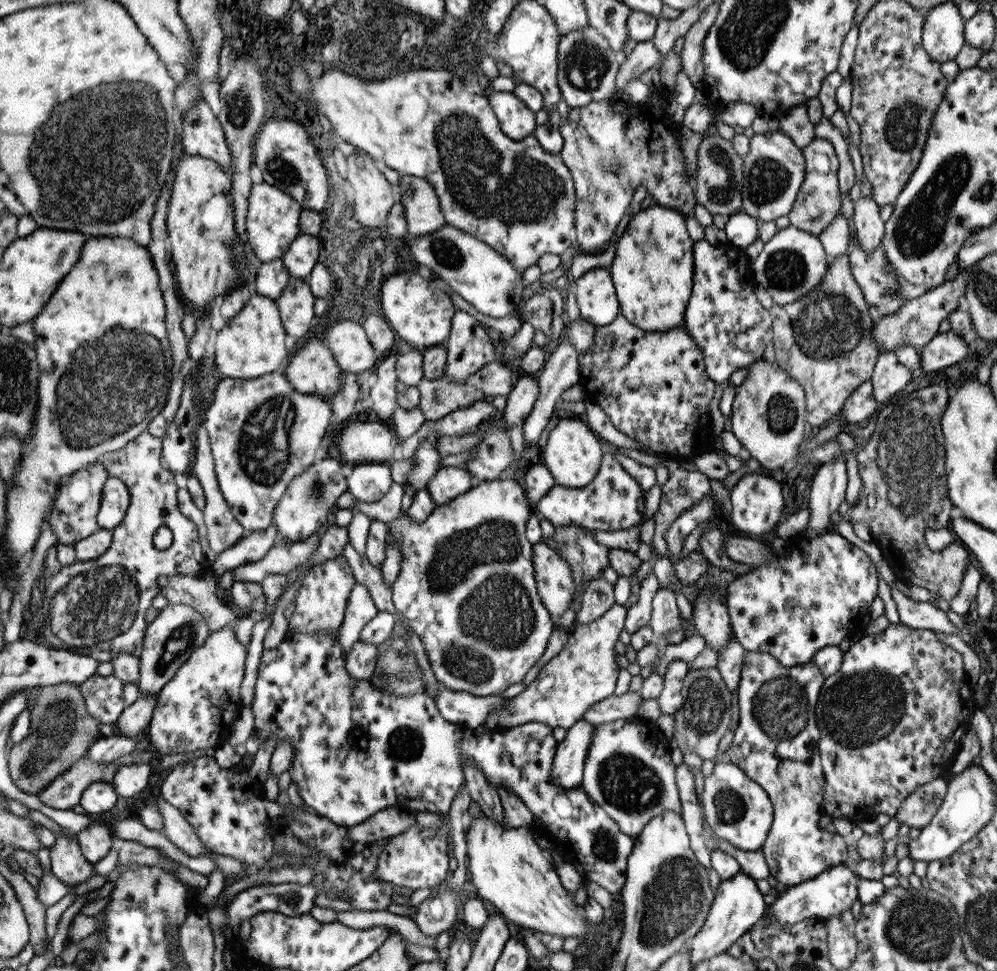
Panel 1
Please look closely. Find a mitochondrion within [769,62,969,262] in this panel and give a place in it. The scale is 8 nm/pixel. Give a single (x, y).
(901, 128)

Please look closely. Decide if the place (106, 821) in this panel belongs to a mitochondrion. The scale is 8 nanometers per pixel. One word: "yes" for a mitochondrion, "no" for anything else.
no

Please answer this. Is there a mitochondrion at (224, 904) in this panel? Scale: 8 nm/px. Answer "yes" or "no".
no

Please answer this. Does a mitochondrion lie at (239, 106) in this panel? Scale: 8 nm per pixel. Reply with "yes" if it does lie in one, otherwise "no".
yes

